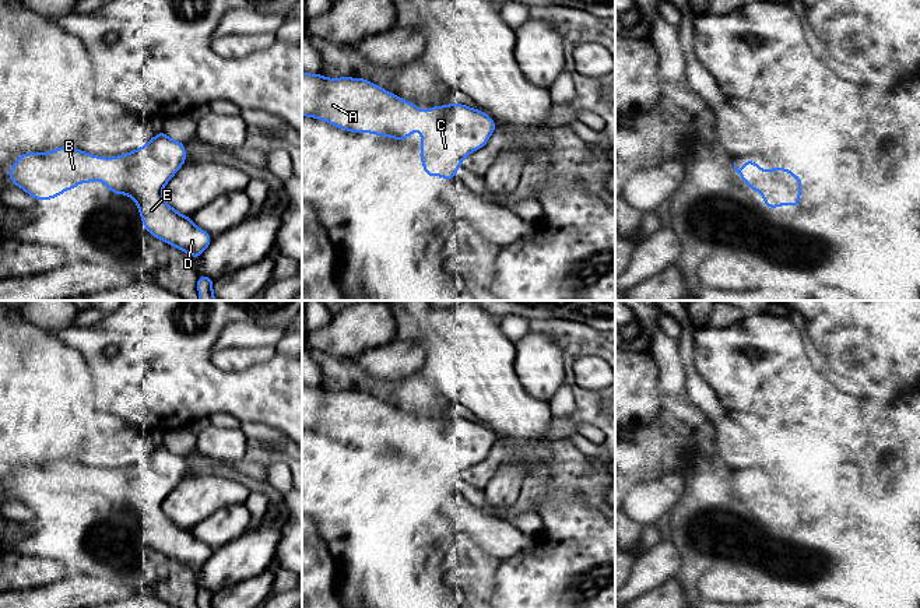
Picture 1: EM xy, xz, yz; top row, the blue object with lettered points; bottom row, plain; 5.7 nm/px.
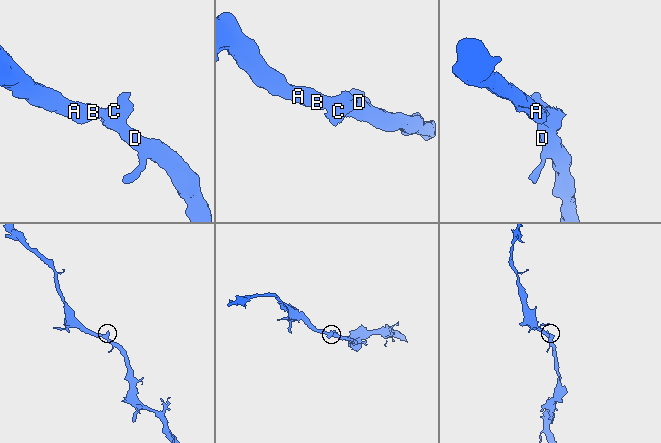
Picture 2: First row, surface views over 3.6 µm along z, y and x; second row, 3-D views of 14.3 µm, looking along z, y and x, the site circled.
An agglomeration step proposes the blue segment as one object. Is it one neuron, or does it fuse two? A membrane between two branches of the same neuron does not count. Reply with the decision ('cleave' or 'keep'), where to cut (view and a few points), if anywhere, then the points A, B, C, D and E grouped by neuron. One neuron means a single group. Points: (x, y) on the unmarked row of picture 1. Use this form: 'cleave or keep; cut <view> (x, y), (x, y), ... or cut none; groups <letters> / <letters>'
keep; cut none; groups A B C D E

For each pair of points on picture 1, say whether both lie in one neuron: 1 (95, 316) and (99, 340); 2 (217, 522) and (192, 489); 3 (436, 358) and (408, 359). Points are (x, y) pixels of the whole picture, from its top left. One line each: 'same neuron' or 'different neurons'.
1: different neurons
2: different neurons
3: different neurons

